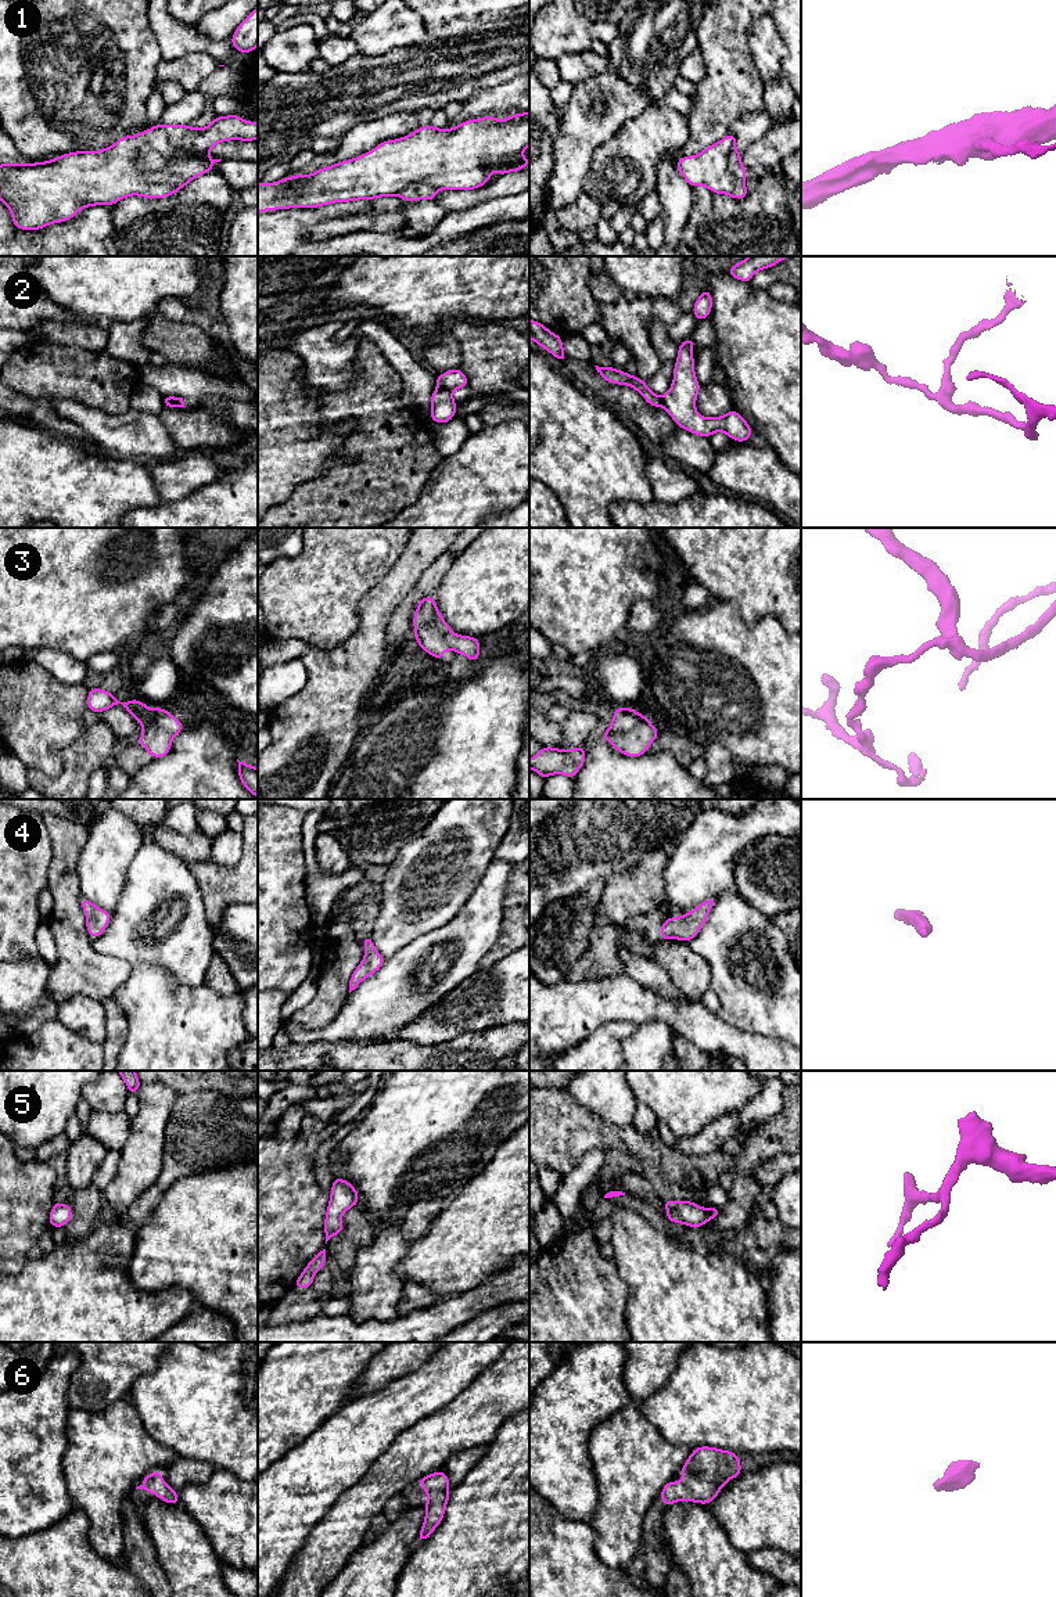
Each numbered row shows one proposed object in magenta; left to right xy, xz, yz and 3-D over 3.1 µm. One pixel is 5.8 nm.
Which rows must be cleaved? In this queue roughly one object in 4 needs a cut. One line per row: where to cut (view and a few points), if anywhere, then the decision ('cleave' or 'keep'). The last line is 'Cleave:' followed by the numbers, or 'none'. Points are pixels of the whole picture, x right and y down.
1: xy (135, 161), (139, 168), (150, 171), (158, 171), (164, 166) | cleave
2: xz (437, 385), (451, 392) | cleave
3: xz (435, 607), (433, 626), (449, 648) | cleave
4: no cut | keep
5: no cut | keep
6: no cut | keep
Cleave: 1, 2, 3

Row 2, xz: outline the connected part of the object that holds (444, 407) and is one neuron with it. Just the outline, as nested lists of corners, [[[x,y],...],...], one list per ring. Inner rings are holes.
[[[437,386],[431,395],[431,402],[432,422],[445,424],[455,417],[457,406],[450,391]]]

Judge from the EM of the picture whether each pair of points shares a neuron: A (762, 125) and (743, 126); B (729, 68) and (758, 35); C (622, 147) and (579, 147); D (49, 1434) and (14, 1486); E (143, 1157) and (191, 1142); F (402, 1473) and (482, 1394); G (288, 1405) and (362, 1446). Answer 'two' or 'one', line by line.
A: one
B: two
C: two
D: one
E: two
F: one
G: two

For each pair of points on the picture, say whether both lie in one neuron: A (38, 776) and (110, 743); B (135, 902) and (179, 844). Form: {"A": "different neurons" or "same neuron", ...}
{"A": "same neuron", "B": "different neurons"}

